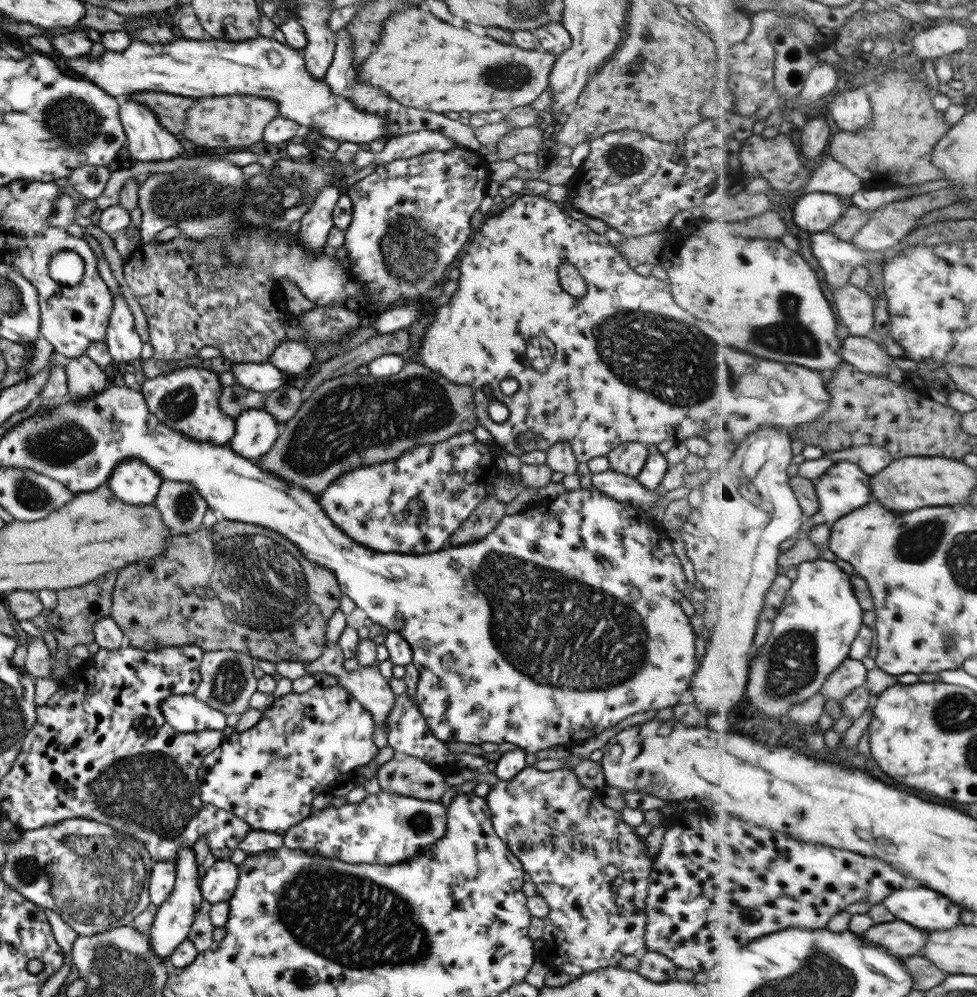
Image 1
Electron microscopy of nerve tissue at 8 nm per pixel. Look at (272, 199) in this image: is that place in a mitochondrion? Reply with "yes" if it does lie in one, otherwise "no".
yes

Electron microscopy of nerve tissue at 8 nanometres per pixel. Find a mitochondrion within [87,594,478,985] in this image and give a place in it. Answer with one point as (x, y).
(354, 920)

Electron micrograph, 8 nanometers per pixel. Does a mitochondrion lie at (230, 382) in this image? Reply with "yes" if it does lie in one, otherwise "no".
no

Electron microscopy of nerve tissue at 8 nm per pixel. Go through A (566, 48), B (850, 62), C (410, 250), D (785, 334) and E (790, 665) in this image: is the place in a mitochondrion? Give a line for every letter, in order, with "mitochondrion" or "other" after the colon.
A: other
B: other
C: mitochondrion
D: mitochondrion
E: mitochondrion

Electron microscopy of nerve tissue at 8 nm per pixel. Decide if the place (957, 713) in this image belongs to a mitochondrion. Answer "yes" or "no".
yes

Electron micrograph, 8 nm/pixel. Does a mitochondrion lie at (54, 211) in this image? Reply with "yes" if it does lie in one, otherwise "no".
no

